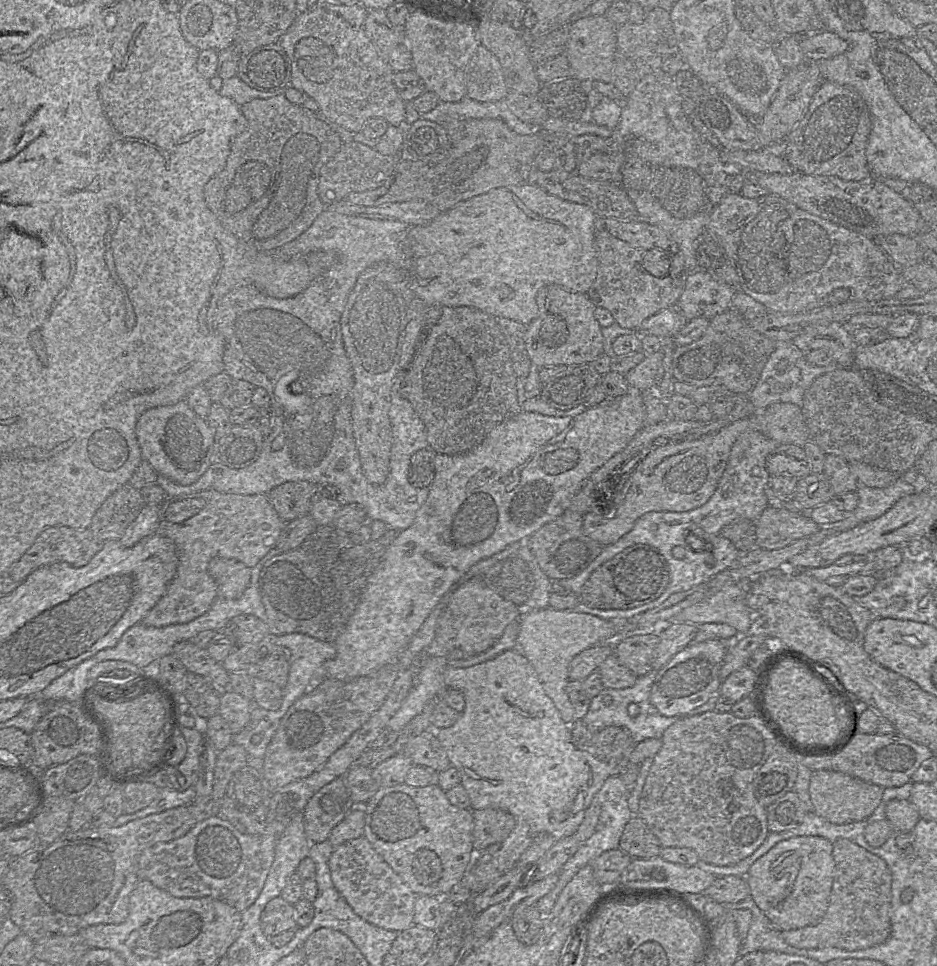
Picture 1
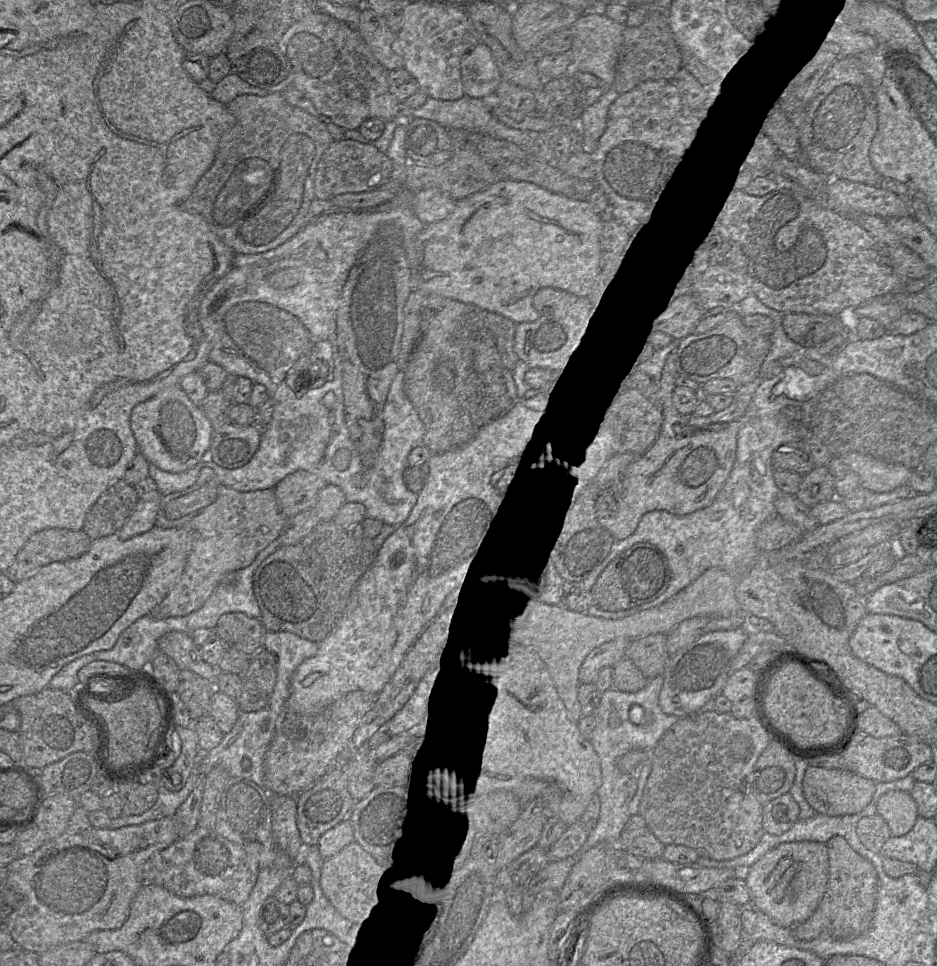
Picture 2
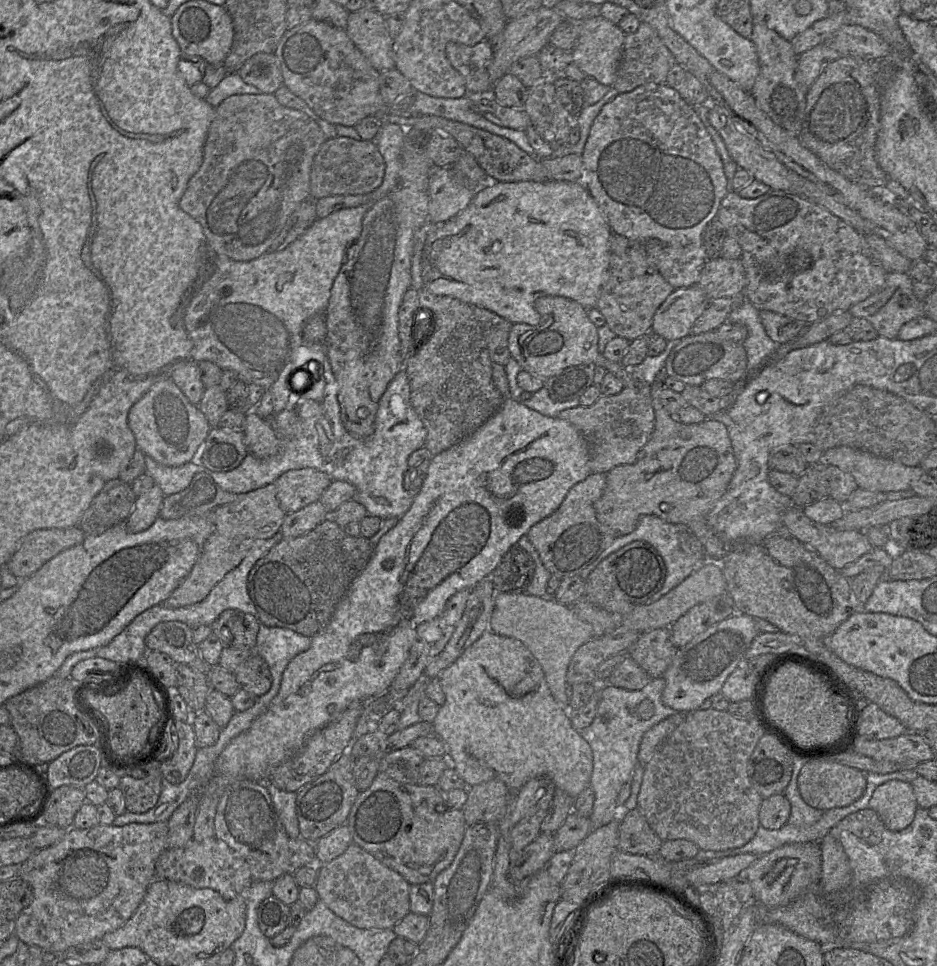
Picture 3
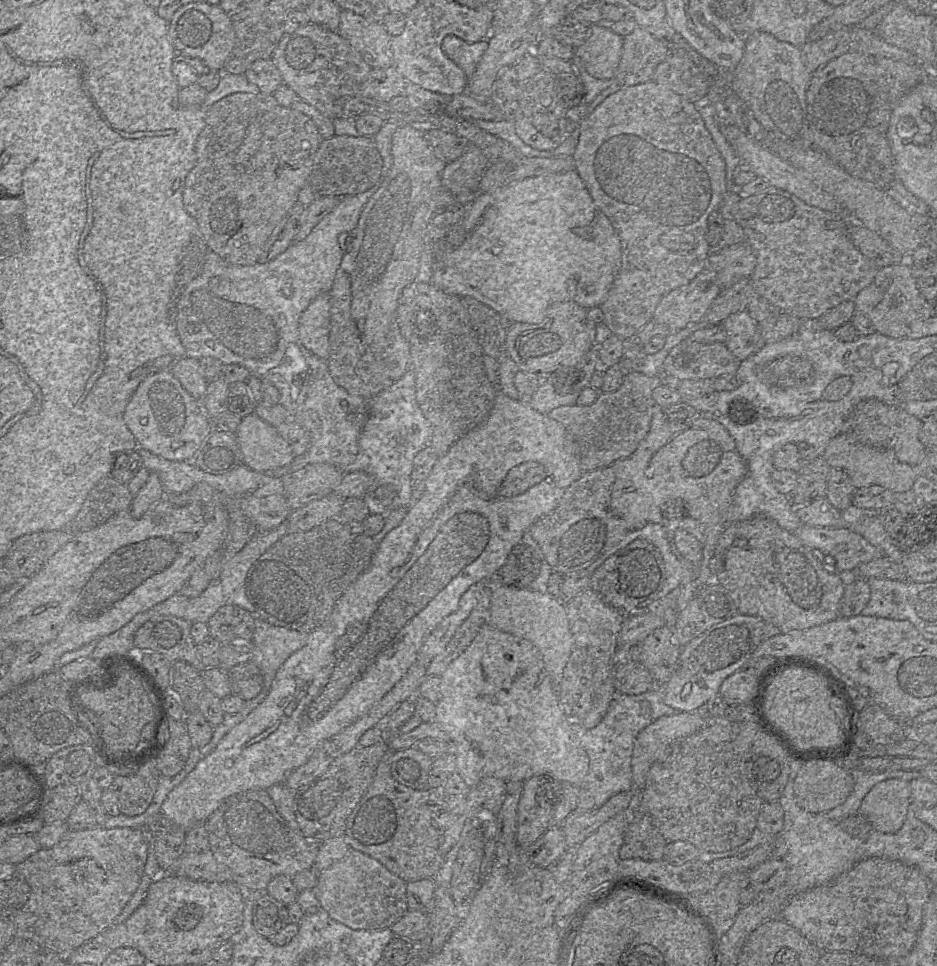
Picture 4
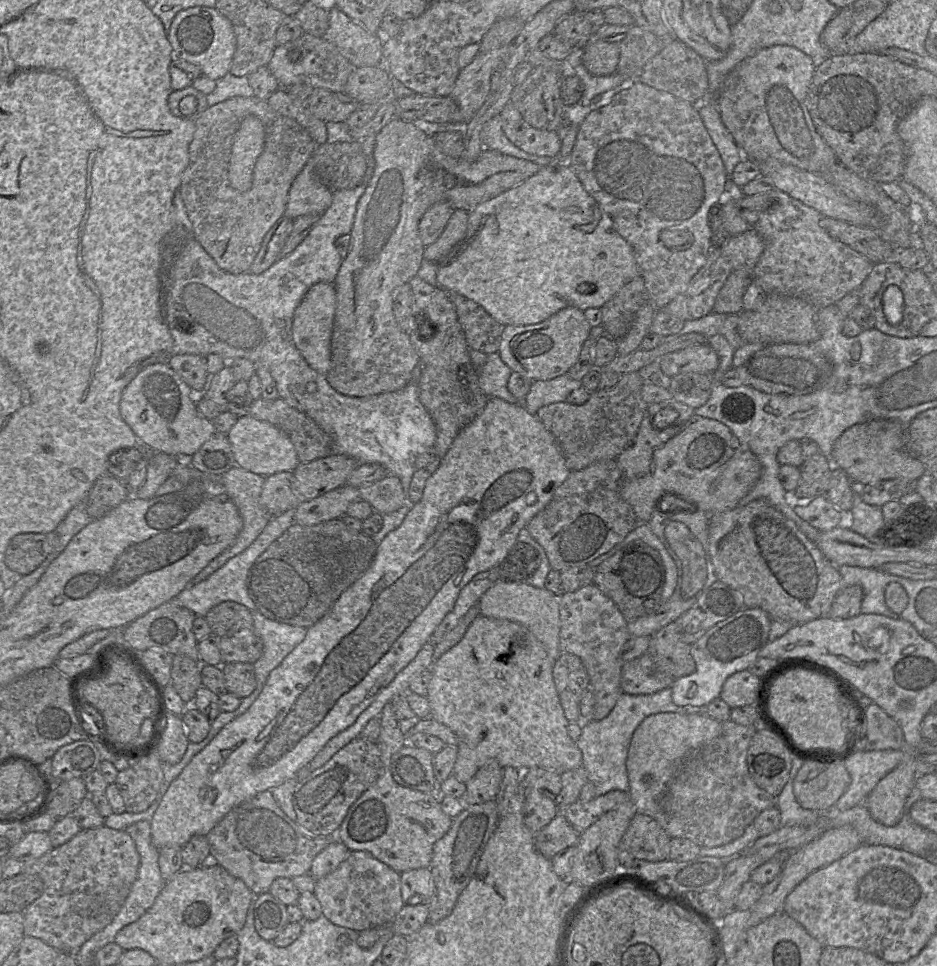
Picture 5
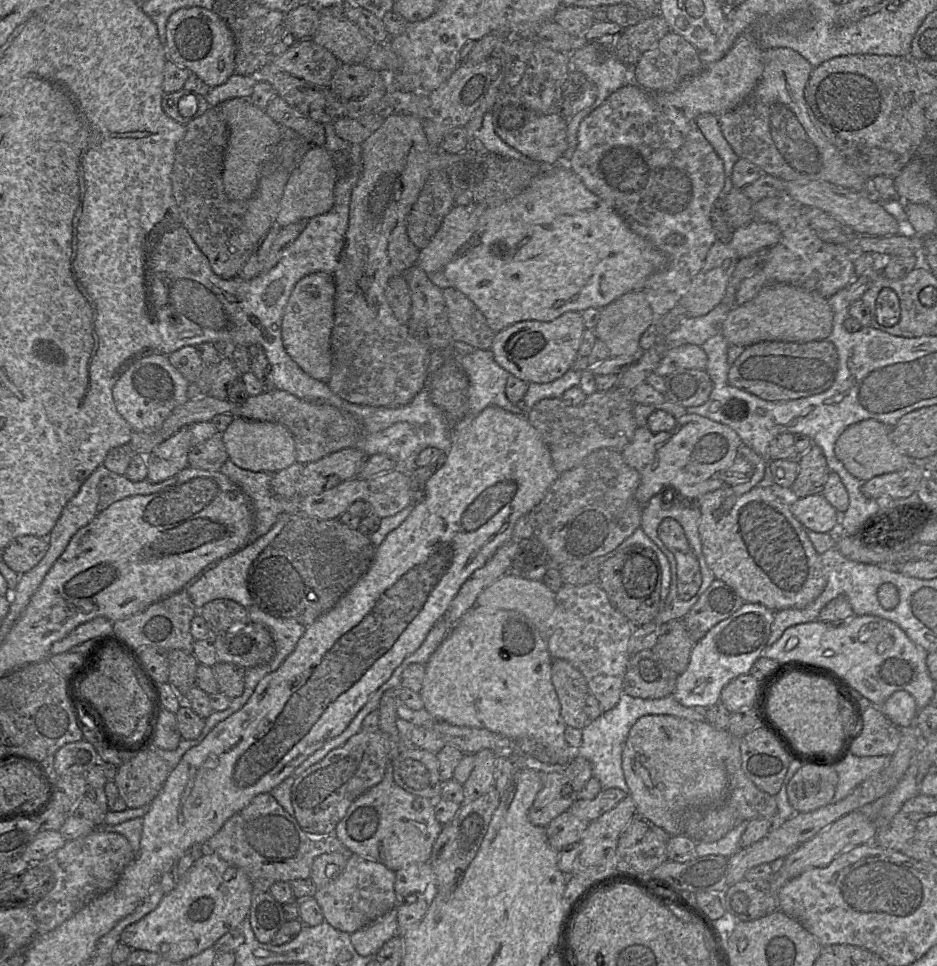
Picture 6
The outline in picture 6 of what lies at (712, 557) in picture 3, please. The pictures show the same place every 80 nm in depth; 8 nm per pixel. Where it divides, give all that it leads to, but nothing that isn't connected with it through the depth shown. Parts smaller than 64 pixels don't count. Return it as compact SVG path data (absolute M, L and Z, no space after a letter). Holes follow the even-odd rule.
M687 413L678 419L675 426L671 430L652 432L648 428L648 420L649 419L647 419L646 426L637 427L632 441L621 452L624 461L630 467L636 469L640 475L640 482L639 482L639 485L635 493L635 498L642 507L646 505L649 502L649 500L657 494L664 495L664 494L669 494L670 492L672 492L672 493L677 494L678 497L689 499L691 501L697 501L697 499L703 496L704 494L717 490L717 489L730 489L736 494L744 494L750 491L752 488L761 484L764 478L764 475L765 475L767 462L760 455L758 455L754 450L748 447L739 437L739 435L729 426L713 421L706 417L702 417L697 414Z

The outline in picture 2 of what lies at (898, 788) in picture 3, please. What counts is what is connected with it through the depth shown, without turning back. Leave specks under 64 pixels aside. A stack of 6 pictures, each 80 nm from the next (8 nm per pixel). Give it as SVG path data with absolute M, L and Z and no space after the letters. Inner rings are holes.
M890 790L876 803L877 813L889 826L891 836L903 836L914 826L919 814L917 804L909 792Z

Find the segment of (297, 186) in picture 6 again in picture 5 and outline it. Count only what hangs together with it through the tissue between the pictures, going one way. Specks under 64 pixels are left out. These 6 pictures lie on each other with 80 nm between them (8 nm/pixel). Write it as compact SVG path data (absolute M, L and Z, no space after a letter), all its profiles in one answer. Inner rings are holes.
M312 157L294 179L284 217L295 220L303 215L321 215L331 205L333 190L318 177Z

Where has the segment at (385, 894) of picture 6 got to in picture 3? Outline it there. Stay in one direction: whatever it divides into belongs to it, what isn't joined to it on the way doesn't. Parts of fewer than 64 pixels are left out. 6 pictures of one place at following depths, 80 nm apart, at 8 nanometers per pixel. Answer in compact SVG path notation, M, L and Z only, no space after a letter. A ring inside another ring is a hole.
M355 843L332 861L318 865L314 887L332 912L358 928L392 929L410 912L410 884Z

